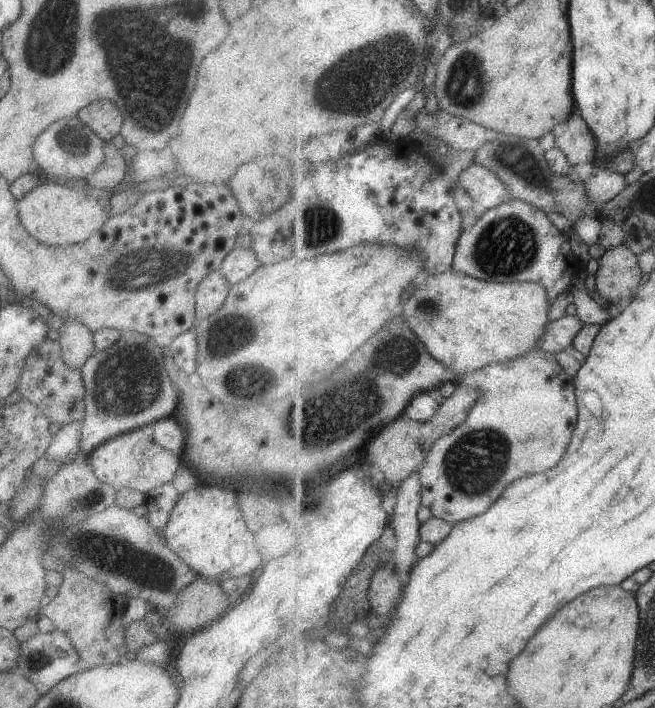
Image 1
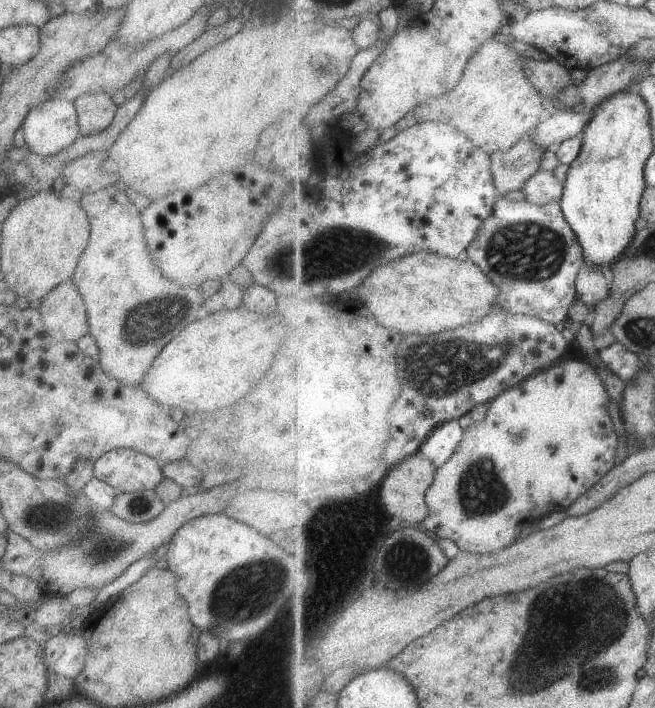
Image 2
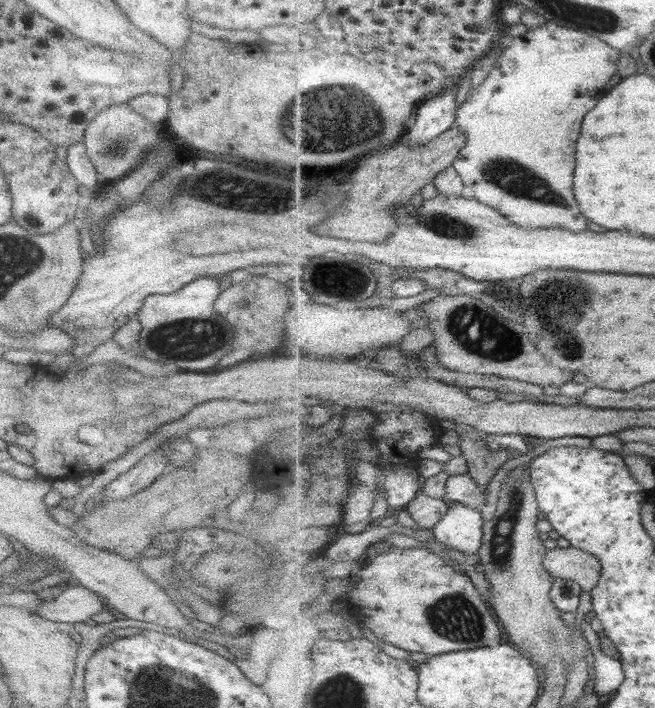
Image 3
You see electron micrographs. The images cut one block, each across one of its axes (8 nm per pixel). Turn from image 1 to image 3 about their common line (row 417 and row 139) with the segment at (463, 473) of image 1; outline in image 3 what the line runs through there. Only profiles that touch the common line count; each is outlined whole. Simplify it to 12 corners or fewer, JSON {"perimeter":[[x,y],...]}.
{"perimeter":[[555,22],[458,109],[463,196],[588,229],[583,118],[621,51]]}

